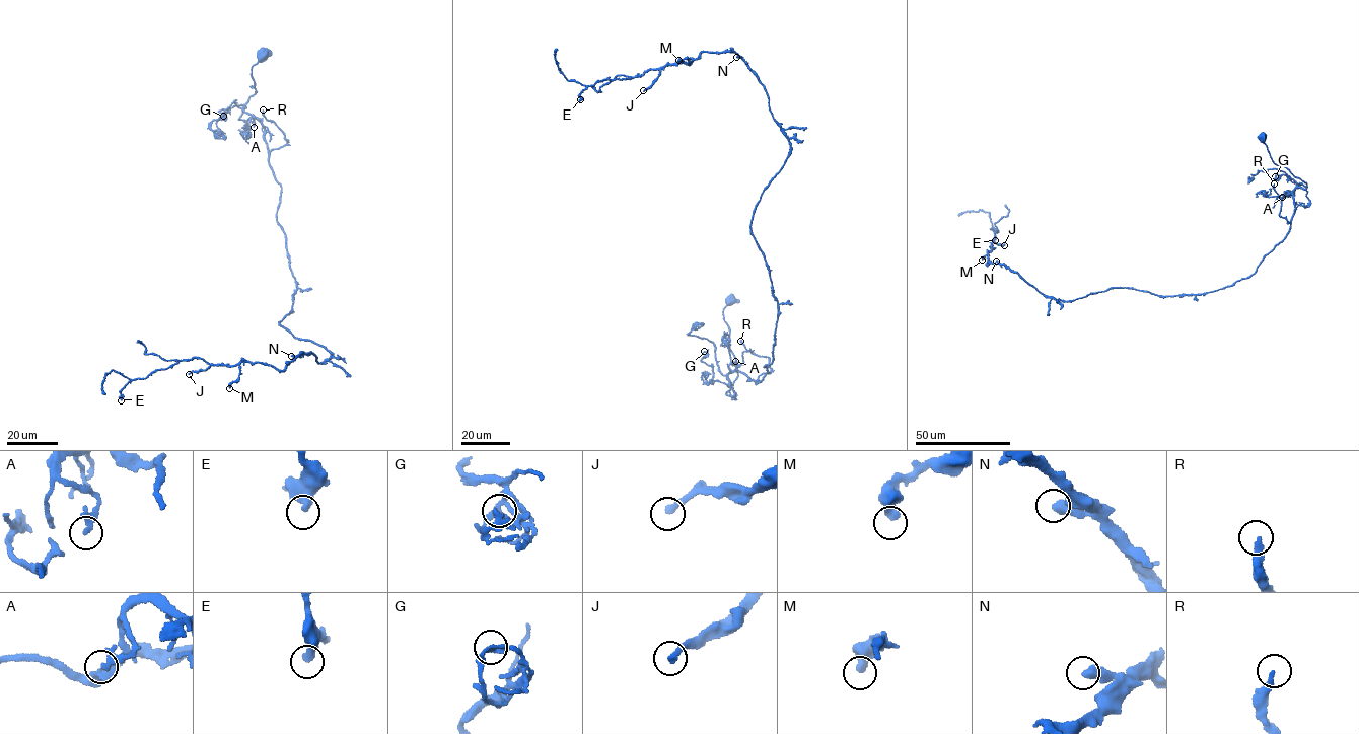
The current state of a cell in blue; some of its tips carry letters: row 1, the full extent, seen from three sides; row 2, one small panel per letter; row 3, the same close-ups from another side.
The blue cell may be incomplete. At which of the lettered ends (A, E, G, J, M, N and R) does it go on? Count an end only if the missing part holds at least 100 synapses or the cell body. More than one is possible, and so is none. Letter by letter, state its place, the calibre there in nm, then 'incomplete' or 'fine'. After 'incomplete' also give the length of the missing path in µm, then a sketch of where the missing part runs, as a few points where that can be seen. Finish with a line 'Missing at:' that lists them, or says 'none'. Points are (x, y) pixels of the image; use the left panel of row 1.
A: (254, 127) | 280 nm | fine
E: (121, 400) | 320 nm | fine
G: (223, 116) | 260 nm | fine
J: (189, 374) | 280 nm | incomplete | 60 µm | (189, 374), (142, 392), (130, 407), (129, 418), (123, 419), (124, 422), (121, 407)
M: (229, 388) | 440 nm | fine
N: (291, 356) | 440 nm | fine
R: (263, 109) | 240 nm | fine
Missing at: J

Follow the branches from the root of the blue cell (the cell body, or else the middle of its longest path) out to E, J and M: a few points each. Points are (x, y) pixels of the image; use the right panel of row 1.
E: (1261, 137), (1306, 188), (1293, 191), (1286, 236), (1230, 286), (1063, 301), (987, 265), (992, 227), (995, 240)
J: (1261, 137), (1306, 188), (1293, 191), (1286, 236), (1230, 286), (1063, 301), (987, 265), (991, 241), (1004, 245)
M: (1261, 137), (1306, 188), (1293, 191), (1286, 236), (1230, 286), (1063, 301), (987, 265), (994, 248), (982, 260)

